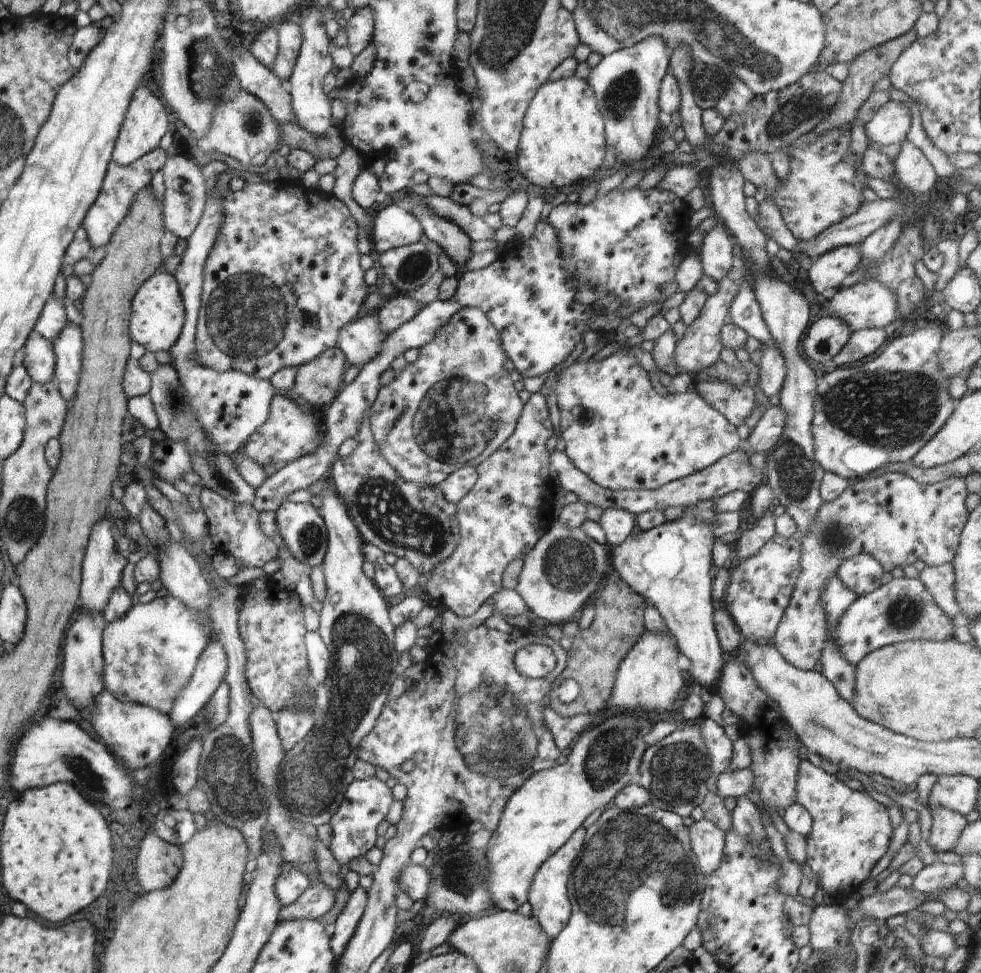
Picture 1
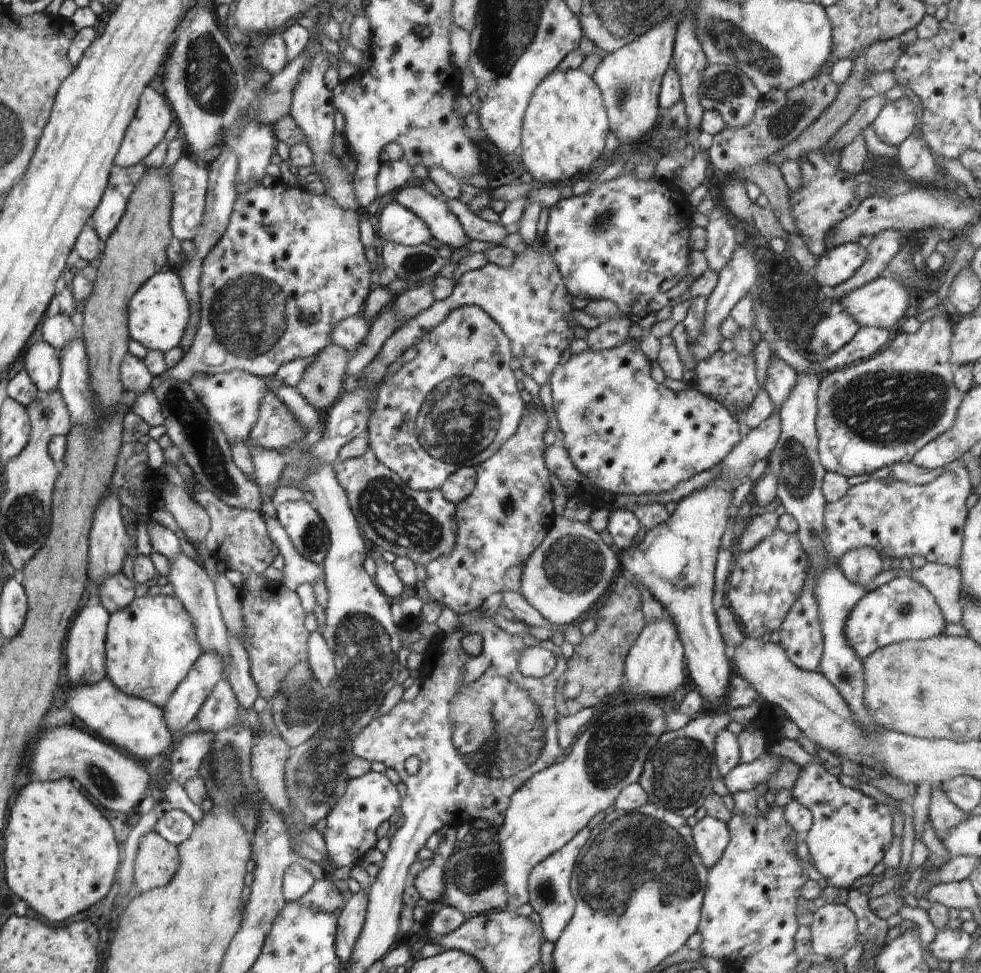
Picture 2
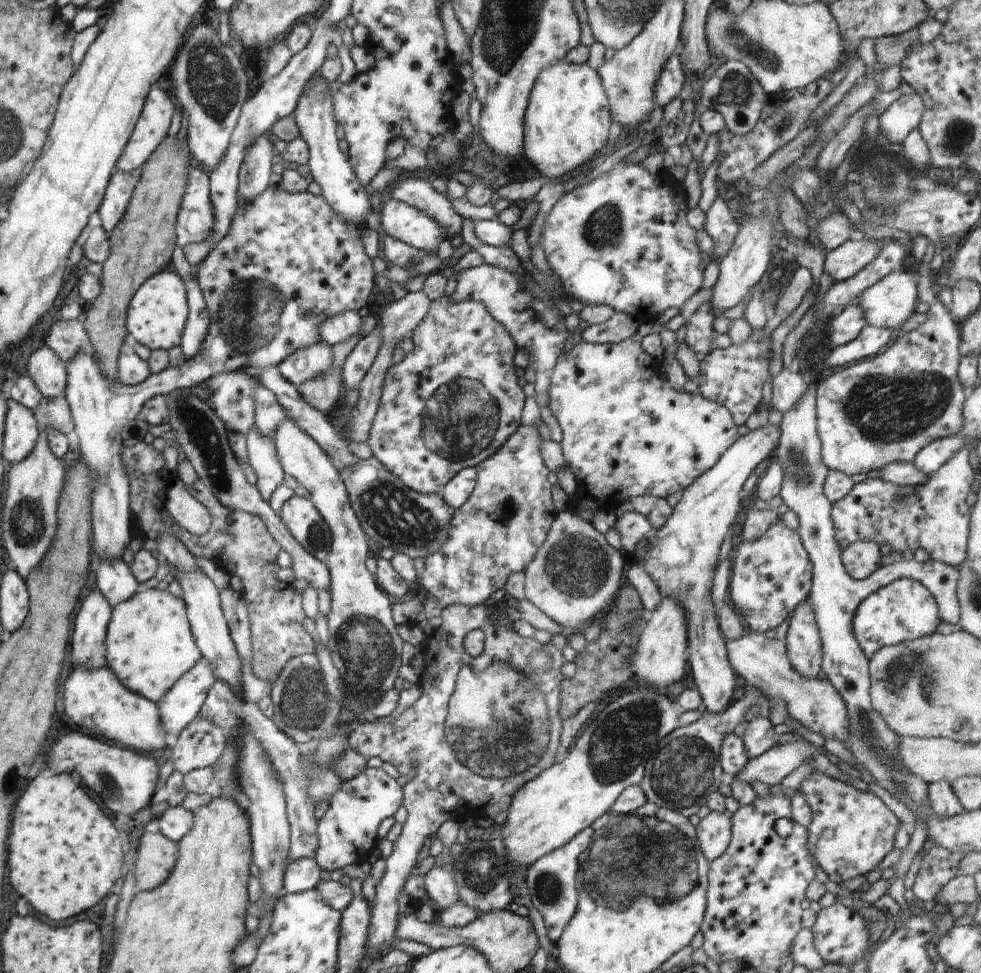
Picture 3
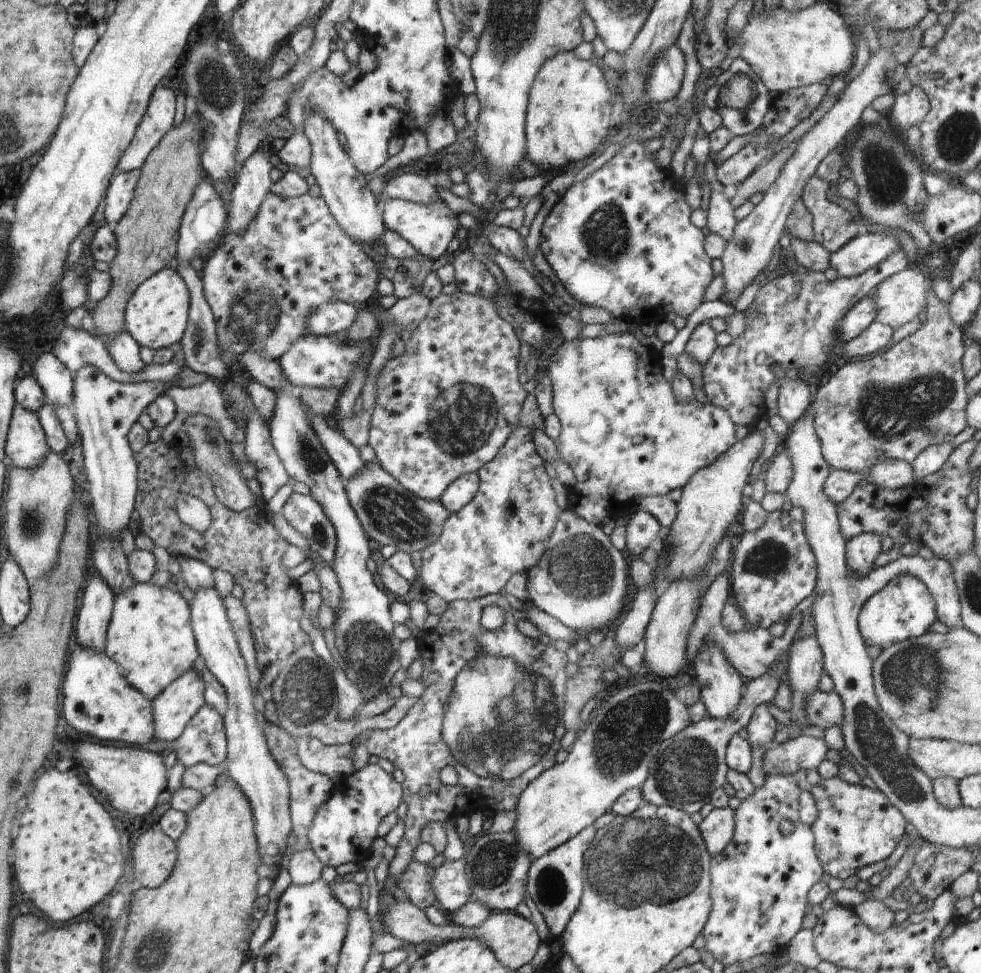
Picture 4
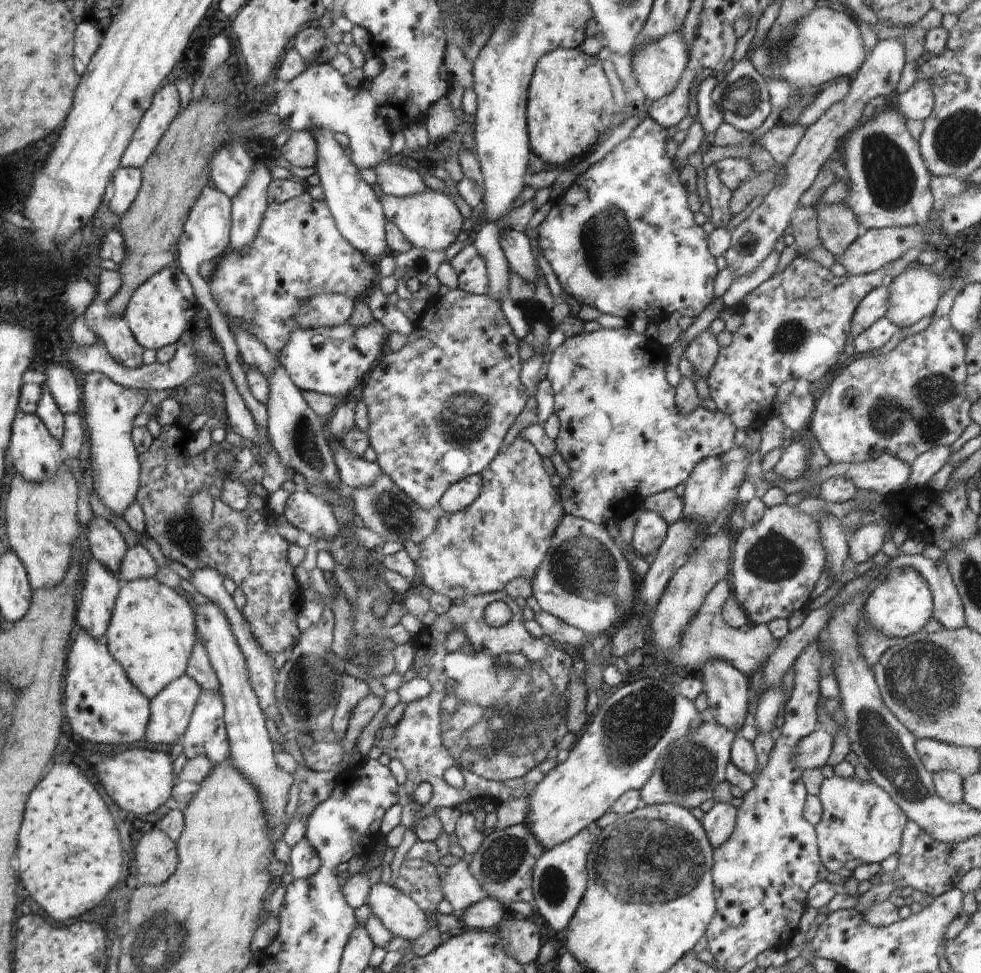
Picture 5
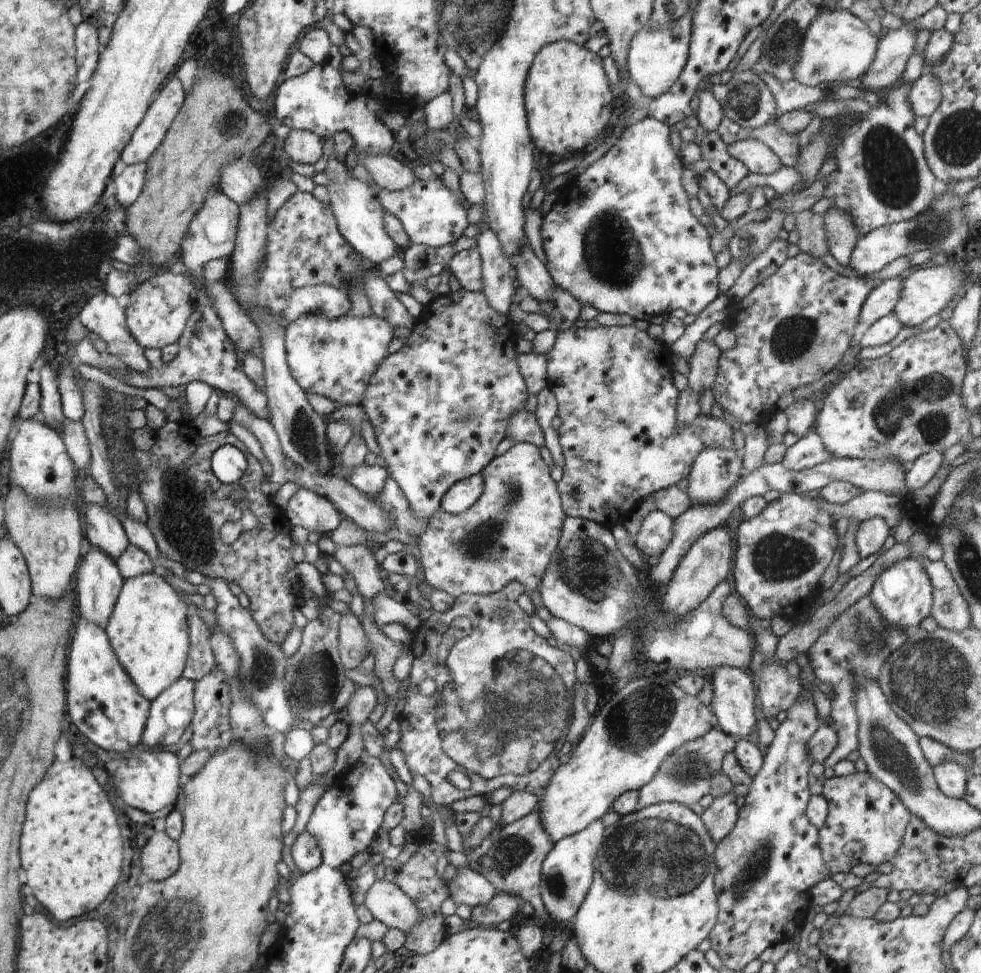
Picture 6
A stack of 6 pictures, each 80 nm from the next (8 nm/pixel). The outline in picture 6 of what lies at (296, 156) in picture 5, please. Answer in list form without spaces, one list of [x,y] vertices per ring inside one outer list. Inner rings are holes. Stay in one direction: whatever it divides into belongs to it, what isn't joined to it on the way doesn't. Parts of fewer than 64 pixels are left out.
[[[291,129],[284,139],[284,151],[294,162],[315,165],[323,154],[323,142],[314,132]]]

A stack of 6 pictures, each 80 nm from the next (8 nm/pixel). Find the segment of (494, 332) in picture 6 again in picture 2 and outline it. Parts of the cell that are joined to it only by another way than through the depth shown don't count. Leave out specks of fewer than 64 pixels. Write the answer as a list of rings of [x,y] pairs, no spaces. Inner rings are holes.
[[[464,305],[453,310],[436,328],[428,331],[415,344],[417,356],[392,376],[386,374],[379,384],[367,424],[367,441],[372,447],[376,458],[386,467],[391,468],[411,489],[429,491],[440,489],[446,479],[460,467],[476,467],[479,463],[490,458],[511,437],[516,434],[522,415],[526,412],[527,404],[522,401],[520,390],[516,386],[510,361],[513,358],[508,337],[484,310],[476,305]]]

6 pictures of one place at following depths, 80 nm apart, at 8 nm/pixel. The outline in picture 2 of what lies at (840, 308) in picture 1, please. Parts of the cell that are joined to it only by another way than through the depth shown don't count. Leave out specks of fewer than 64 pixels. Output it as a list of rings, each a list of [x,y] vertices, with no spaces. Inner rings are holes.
[[[878,277],[838,301],[859,326],[888,329],[890,326],[900,326],[906,319],[908,300],[908,291],[898,281]]]

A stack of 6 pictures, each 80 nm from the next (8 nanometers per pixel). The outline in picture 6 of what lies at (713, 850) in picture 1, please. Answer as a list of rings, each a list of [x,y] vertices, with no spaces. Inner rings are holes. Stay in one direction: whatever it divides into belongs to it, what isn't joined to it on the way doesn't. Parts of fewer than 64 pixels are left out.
[[[736,793],[724,794],[714,798],[714,802],[702,813],[705,828],[714,844],[718,845],[734,828],[738,819]]]

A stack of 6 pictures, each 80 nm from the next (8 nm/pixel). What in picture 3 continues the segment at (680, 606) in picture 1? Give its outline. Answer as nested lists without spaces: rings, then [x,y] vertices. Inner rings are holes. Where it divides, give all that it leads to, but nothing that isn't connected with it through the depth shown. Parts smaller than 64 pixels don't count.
[[[767,424],[735,440],[718,462],[689,484],[673,508],[670,518],[656,530],[648,558],[637,561],[664,597],[673,597],[683,608],[687,624],[688,661],[697,691],[706,710],[721,713],[736,699],[741,680],[730,664],[725,639],[711,599],[715,568],[722,541],[731,532],[736,514],[741,510],[740,490],[762,460],[771,457],[781,431]]]

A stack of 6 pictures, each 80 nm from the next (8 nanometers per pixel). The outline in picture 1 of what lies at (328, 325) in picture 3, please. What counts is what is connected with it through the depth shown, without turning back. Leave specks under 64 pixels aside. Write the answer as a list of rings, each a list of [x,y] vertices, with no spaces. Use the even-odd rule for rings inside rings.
[[[376,313],[361,314],[350,324],[347,324],[341,331],[337,340],[337,346],[345,354],[348,365],[362,368],[368,364],[376,355],[380,354],[383,342],[388,334],[383,333],[379,323],[379,316]]]

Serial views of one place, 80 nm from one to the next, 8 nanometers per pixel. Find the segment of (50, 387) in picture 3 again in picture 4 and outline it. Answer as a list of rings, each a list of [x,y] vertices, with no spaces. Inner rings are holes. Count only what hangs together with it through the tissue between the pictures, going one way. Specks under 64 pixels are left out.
[[[51,352],[42,354],[34,362],[33,378],[43,389],[47,403],[68,406],[74,400],[74,376]]]

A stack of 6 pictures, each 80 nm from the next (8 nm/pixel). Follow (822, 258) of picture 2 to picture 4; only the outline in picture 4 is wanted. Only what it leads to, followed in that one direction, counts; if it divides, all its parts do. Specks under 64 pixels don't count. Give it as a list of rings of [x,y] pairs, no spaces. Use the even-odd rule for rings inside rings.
[[[867,233],[866,235],[856,235],[849,240],[840,250],[830,255],[830,267],[834,268],[838,277],[855,277],[861,275],[868,268],[880,264],[884,259],[890,256],[896,249],[902,249],[899,241],[888,234]]]

